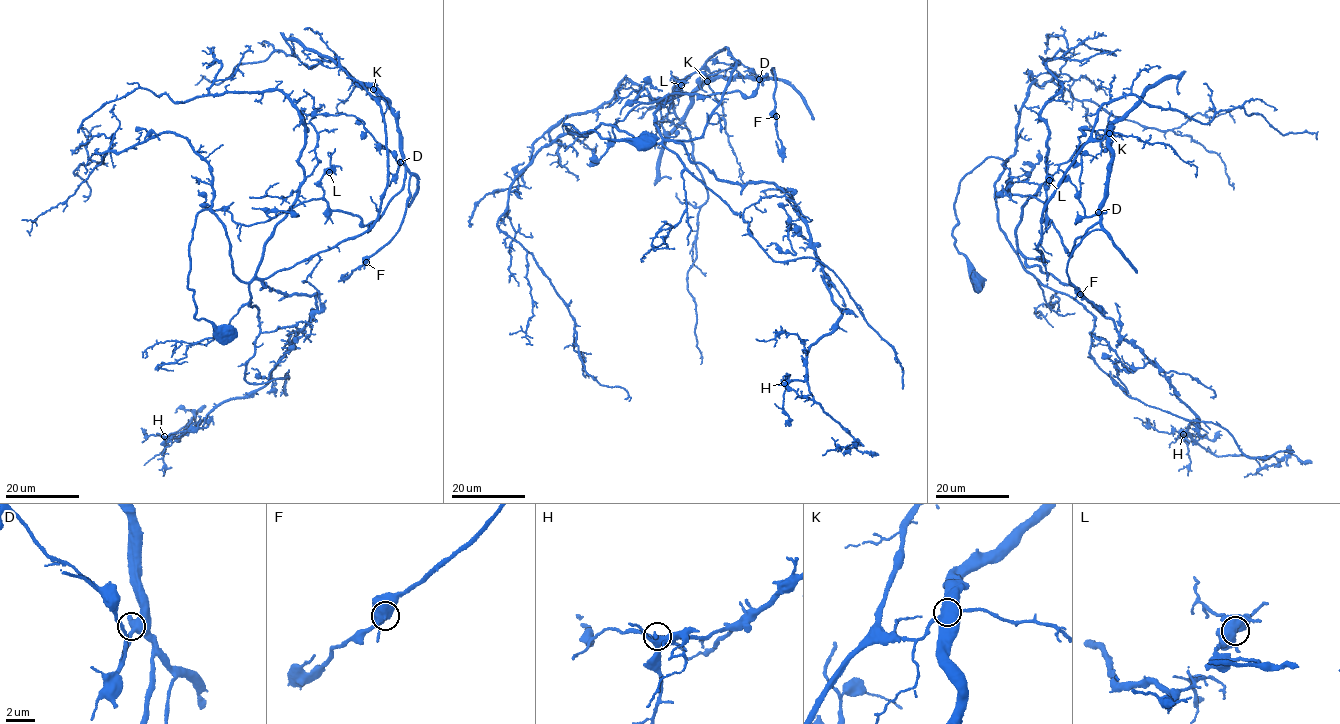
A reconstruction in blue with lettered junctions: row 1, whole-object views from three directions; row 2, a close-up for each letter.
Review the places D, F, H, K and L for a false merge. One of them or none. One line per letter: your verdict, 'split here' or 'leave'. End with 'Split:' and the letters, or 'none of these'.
D: leave
F: leave
H: leave
K: split here
L: leave
Split: K

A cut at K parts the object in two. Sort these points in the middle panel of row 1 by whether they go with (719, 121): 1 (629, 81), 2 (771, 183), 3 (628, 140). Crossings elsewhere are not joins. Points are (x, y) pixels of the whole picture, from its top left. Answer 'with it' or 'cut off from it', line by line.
1: with it
2: with it
3: with it

